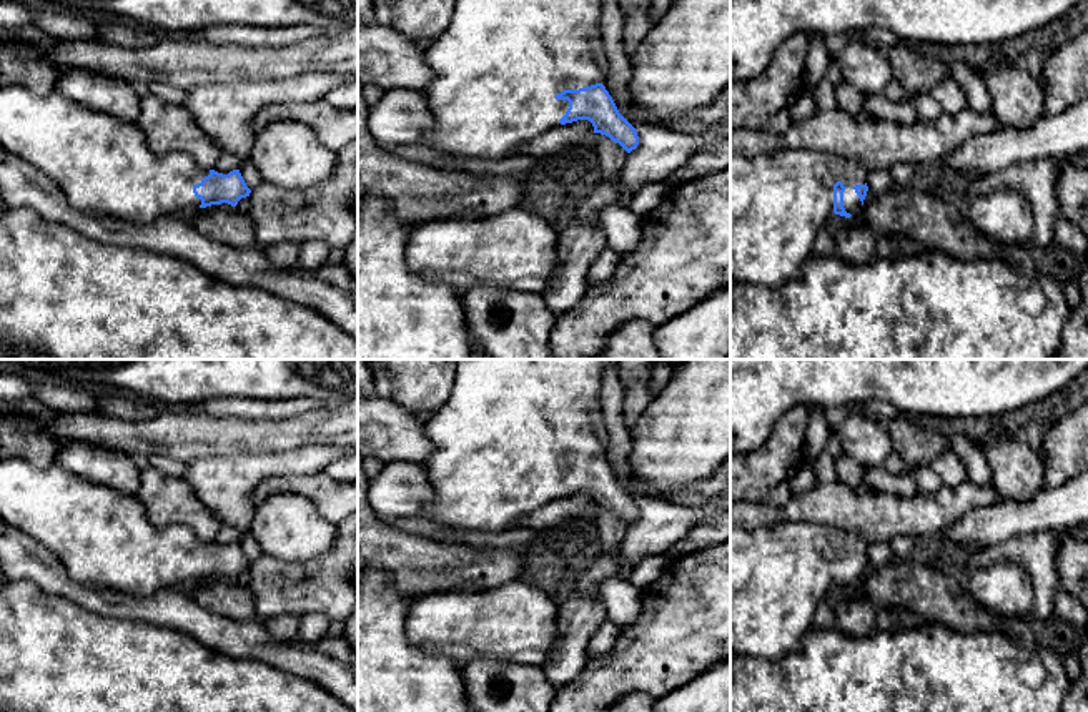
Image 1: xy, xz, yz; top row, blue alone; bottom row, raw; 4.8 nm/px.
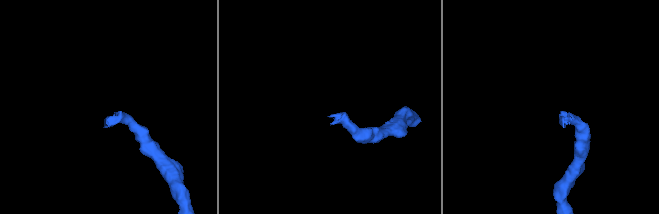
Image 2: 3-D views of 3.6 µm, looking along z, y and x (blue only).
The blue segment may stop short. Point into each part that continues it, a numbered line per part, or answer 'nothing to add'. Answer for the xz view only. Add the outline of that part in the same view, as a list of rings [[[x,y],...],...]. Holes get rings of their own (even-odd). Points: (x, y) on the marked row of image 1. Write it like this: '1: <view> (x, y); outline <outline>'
1: xz (498, 65); outline [[[456,0],[454,17],[448,28],[423,47],[424,62],[434,72],[431,83],[421,90],[433,115],[433,130],[419,138],[418,143],[431,146],[448,158],[446,163],[438,163],[433,168],[441,171],[459,171],[454,165],[464,158],[504,160],[522,143],[561,125],[559,120],[566,115],[569,101],[556,100],[554,96],[557,93],[586,88],[596,83],[604,85],[606,77],[597,67],[591,48],[591,38],[601,30],[602,7],[604,0]]]

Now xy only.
1: xy (102, 163); outline [[[22,85],[0,88],[0,145],[52,178],[73,206],[100,211],[133,225],[150,225],[166,215],[191,216],[201,205],[201,200],[193,193],[193,186],[210,175],[183,153],[155,153],[136,121],[123,121],[93,111],[57,90],[40,96]]]

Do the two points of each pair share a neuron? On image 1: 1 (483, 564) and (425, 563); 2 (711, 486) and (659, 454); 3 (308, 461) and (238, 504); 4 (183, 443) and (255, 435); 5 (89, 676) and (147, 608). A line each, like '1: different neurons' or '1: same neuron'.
1: same neuron
2: different neurons
3: same neuron
4: same neuron
5: different neurons

